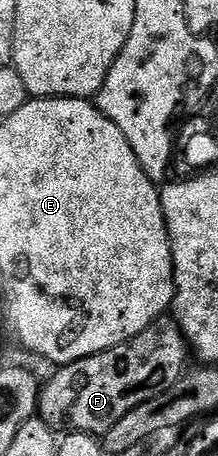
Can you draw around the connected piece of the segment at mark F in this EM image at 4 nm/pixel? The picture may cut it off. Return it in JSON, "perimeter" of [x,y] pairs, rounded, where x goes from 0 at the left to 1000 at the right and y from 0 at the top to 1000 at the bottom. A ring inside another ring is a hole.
{"perimeter":[[[752,706],[697,708],[560,757],[261,803],[239,833],[197,842],[174,877],[179,917],[239,941],[303,936],[317,947],[472,958],[505,932],[560,923],[596,897],[798,846],[849,811],[853,750],[803,706]]]}

